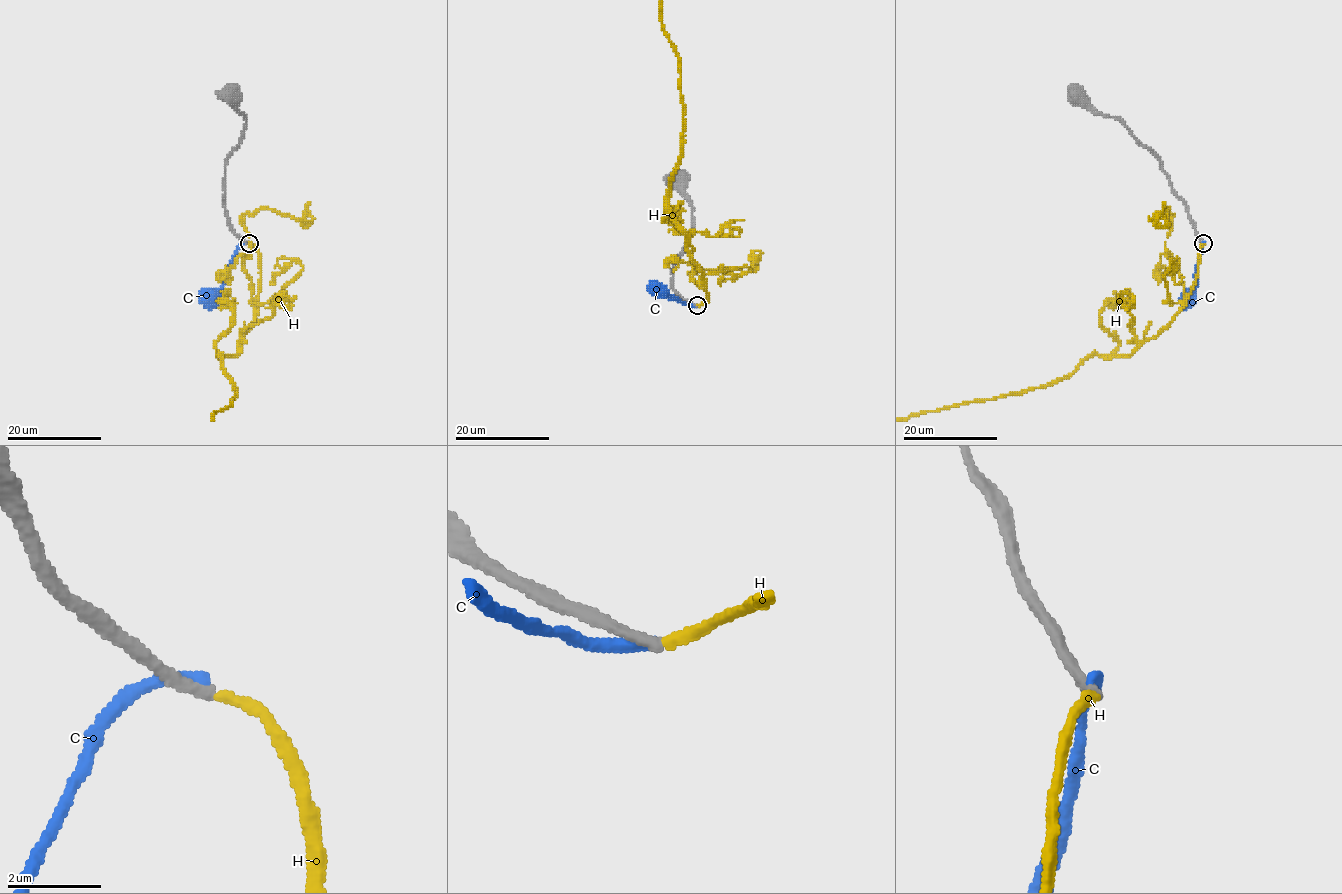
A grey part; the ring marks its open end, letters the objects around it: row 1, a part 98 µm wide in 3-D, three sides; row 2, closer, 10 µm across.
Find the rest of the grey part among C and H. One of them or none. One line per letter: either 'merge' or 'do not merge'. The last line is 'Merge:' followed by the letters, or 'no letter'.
C: do not merge
H: do not merge
Merge: no letter

